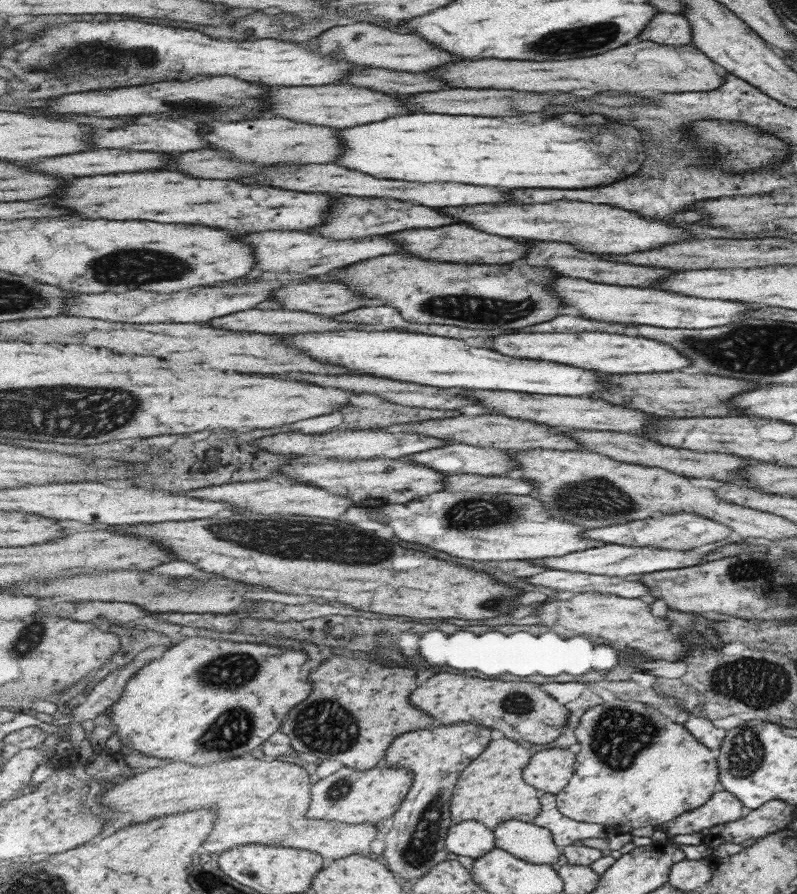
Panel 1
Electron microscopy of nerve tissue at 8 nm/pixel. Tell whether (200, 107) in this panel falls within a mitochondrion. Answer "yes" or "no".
yes

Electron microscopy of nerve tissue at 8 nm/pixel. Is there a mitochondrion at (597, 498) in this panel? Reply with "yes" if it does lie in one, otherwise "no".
yes

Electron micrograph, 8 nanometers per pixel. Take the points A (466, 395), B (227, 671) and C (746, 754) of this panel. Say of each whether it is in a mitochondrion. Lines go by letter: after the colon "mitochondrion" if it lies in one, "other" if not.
A: other
B: mitochondrion
C: mitochondrion

